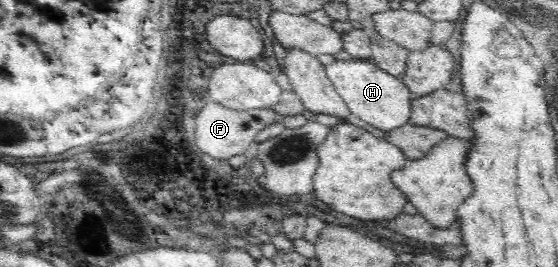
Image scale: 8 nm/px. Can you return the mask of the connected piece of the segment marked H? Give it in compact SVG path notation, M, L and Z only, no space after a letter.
M370 60L338 61L324 67L327 78L339 92L347 107L368 125L391 131L405 125L411 117L411 96L401 77L395 77Z

